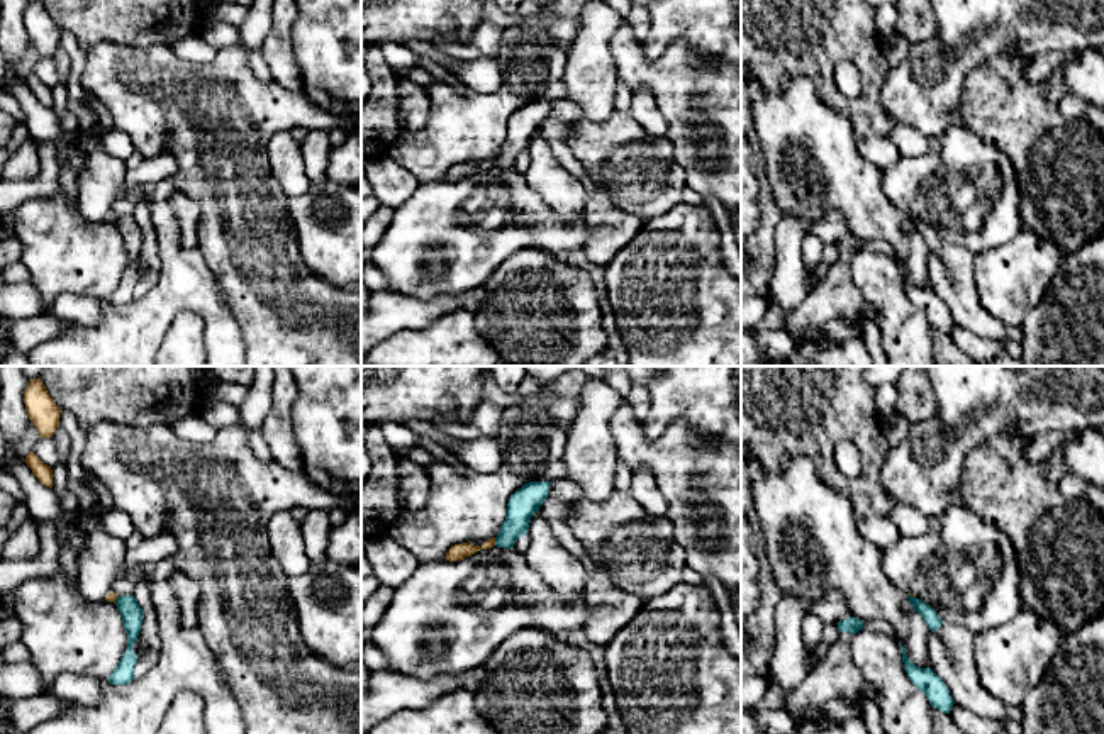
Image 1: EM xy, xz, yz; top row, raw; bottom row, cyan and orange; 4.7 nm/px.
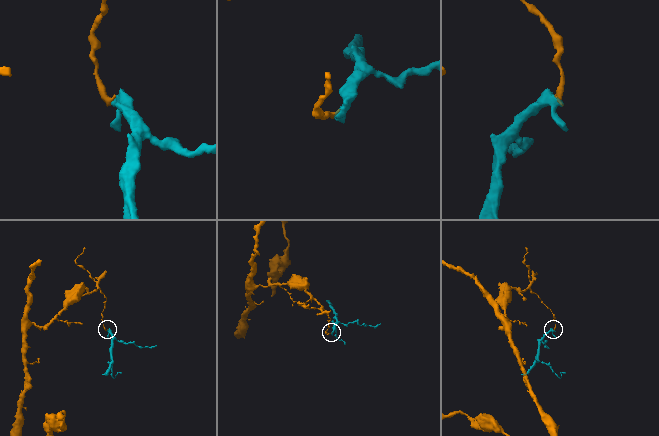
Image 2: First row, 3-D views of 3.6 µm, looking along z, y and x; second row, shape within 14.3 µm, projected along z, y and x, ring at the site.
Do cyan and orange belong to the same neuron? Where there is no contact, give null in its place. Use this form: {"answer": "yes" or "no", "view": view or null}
{"answer": "no", "view": "xz"}

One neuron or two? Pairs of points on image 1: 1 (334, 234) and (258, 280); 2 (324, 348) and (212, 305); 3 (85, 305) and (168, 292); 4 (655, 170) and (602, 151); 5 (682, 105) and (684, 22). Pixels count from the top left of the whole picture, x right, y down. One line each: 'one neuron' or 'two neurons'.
1: two neurons
2: two neurons
3: two neurons
4: one neuron
5: two neurons

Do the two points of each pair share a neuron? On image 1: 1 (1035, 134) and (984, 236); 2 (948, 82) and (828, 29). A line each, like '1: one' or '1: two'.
1: two
2: two

